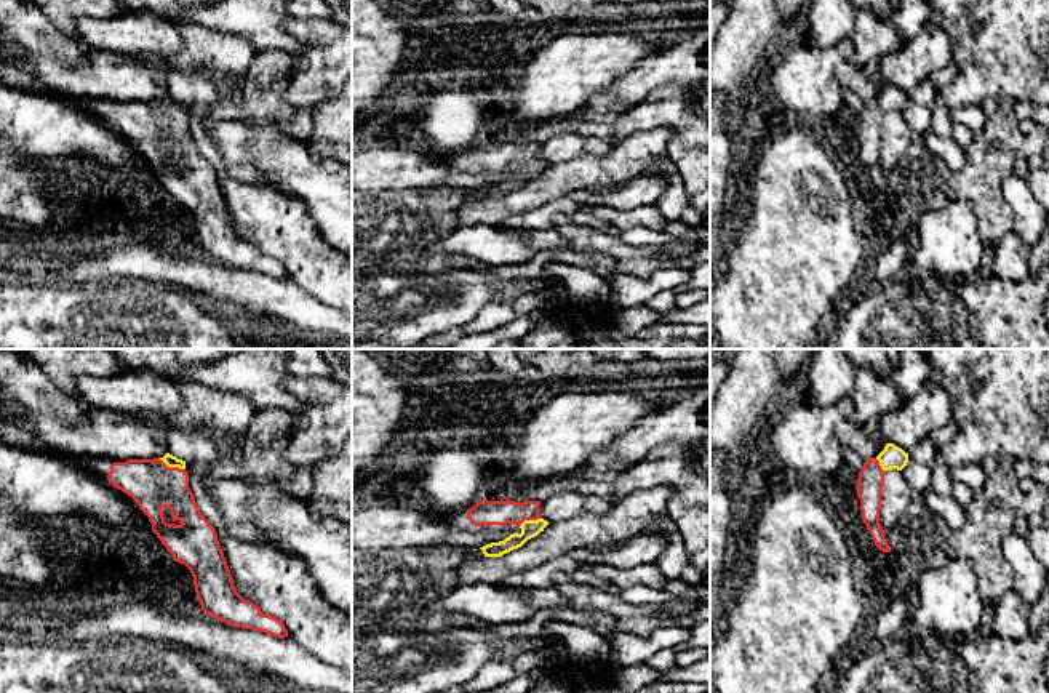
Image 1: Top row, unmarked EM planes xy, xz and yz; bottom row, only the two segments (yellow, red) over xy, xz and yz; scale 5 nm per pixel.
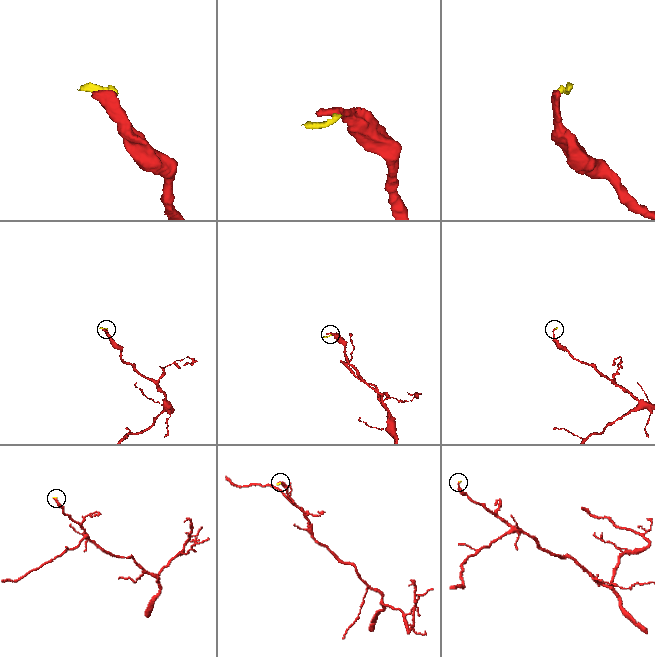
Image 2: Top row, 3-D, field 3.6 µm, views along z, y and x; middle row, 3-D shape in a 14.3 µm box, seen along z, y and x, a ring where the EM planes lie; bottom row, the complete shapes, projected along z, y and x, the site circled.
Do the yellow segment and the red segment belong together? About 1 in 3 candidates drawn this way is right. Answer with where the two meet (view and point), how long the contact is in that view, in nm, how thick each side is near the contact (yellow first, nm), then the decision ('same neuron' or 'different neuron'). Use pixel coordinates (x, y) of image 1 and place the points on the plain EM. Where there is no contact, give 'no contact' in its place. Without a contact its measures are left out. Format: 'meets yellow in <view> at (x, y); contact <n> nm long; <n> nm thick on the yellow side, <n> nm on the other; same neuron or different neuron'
meets yellow in xy at (171, 108); contact 150 nm long; 60 nm thick on the yellow side, 240 nm on the other; same neuron

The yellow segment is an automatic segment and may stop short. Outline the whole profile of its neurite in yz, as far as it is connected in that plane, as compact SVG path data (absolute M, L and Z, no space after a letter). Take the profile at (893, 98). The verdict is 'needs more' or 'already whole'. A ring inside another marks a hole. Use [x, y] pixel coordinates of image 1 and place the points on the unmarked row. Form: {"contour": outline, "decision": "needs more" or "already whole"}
{"contour": "M886 85L884 91L864 104L857 122L857 138L864 165L867 166L875 187L883 194L891 194L879 165L881 133L884 126L884 114L891 110L902 112L908 104L908 94L894 85Z", "decision": "needs more"}

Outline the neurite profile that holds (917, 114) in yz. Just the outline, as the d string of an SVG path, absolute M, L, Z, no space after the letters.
M926 78L908 96L907 107L900 112L913 134L924 134L931 128L931 115L939 90Z

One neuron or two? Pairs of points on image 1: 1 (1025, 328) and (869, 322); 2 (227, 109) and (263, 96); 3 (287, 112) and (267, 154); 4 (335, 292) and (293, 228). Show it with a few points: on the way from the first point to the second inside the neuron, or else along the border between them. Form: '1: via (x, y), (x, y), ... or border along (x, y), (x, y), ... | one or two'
1: via (987, 328), (907, 328) | one
2: via (235, 109), (248, 109), (255, 104) | one
3: border along (247, 117), (282, 127) | two
4: via (328, 276), (311, 258), (311, 248), (306, 244) | one

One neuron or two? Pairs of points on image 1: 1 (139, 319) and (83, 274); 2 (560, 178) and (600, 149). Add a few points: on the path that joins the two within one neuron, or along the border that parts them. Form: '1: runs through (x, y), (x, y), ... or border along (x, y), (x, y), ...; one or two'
1: border along (128, 276), (82, 284), (53, 280); two
2: border along (614, 143), (603, 156), (579, 156), (560, 162); two

